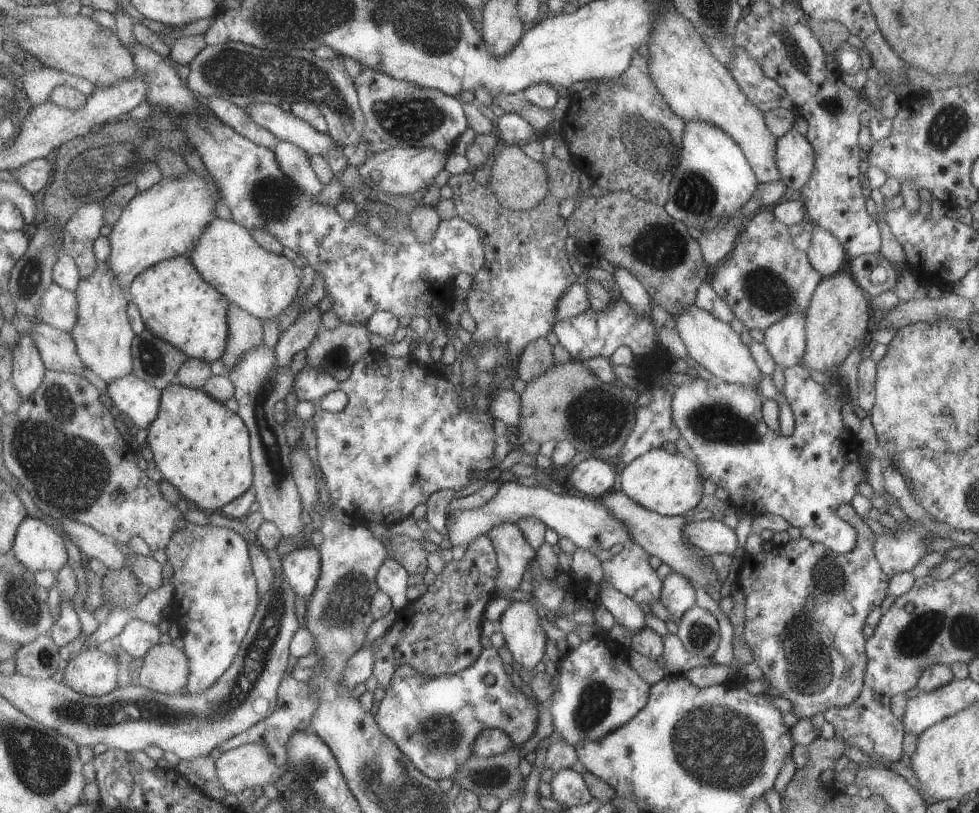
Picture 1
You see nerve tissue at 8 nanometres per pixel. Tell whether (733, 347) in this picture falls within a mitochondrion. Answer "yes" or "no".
no

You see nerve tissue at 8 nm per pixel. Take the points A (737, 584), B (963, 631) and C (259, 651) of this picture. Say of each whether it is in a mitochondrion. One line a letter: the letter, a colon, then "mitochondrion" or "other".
A: other
B: mitochondrion
C: mitochondrion

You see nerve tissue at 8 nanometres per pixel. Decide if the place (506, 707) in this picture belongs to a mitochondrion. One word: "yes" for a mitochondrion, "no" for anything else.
no

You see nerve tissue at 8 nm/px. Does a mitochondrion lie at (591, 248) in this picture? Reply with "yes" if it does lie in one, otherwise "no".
no

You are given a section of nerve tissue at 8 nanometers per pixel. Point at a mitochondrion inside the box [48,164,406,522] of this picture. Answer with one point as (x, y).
(269, 441)

